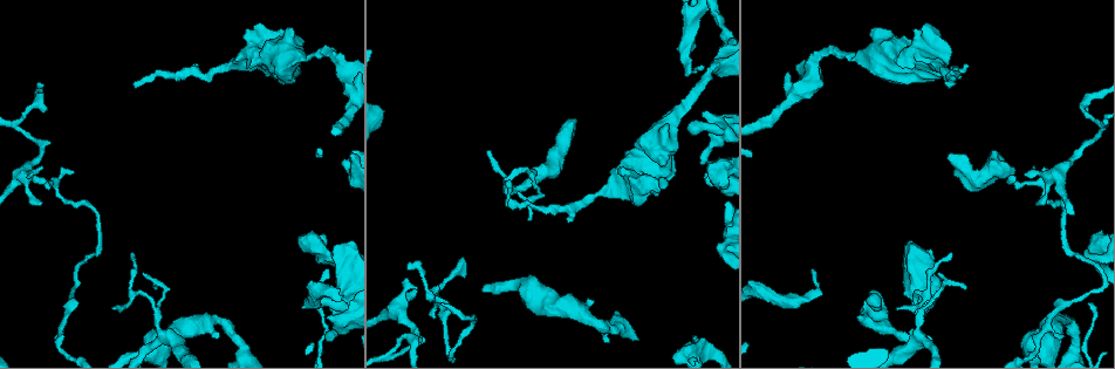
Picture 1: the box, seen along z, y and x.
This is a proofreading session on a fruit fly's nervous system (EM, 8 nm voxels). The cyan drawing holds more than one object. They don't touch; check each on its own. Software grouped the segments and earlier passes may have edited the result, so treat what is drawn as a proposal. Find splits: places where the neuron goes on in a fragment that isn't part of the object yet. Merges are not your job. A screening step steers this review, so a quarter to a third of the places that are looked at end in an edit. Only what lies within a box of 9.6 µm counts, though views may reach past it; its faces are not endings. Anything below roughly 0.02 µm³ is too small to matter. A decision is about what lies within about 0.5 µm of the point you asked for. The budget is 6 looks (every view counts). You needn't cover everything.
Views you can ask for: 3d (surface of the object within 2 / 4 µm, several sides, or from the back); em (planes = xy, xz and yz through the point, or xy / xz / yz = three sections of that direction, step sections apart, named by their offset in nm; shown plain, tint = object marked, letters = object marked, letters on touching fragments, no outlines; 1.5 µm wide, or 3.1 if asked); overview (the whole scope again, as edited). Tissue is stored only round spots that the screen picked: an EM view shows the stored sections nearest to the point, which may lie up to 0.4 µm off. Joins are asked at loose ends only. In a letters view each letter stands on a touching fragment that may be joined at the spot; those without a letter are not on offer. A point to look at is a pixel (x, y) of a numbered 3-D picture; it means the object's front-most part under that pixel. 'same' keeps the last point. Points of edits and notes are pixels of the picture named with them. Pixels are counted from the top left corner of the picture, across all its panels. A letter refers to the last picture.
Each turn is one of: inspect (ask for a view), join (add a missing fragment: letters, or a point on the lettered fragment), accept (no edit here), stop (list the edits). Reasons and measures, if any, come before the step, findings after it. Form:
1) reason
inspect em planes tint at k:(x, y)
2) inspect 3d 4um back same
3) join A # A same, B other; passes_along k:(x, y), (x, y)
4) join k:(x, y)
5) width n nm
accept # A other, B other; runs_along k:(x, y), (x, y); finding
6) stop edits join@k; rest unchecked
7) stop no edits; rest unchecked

free end
inspect 3d 4um at 1:(487, 151)

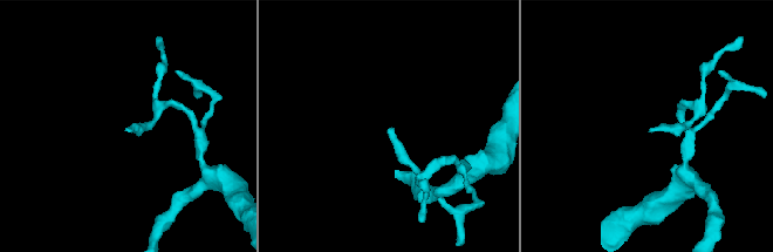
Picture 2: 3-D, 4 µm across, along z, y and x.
inspect em planes letters at 2:(128, 130)

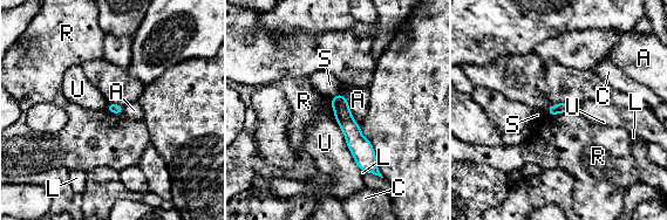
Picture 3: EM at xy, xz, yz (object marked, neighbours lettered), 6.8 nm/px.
longest_contact U 400 nm
accept # A other, C other, L other, R other, S other, U other; border 3:(576, 110), (546, 115); none of them fits

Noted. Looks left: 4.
an open end
inspect 3d 2um at 1:(906, 340)

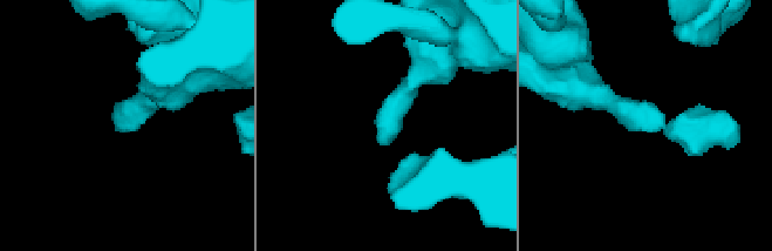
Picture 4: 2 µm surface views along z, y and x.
inspect em yz step 4 tint at 4:(660, 128)

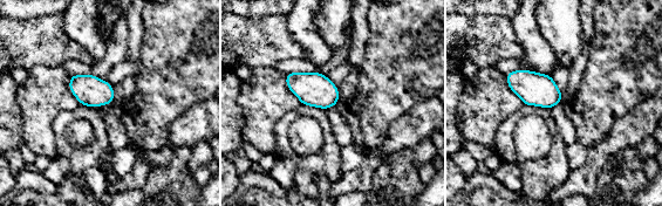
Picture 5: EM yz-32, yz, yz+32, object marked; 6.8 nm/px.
inspect em planes letters same

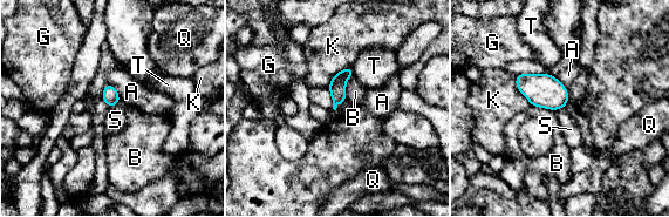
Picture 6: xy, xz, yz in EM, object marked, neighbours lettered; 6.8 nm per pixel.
longest_contact K 240 nm
accept # A other, B other, G other, K other, Q other, S other, T other; no lettered fragment goes on from it

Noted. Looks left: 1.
tapers out
inspect em planes letters at 1:(953, 83)

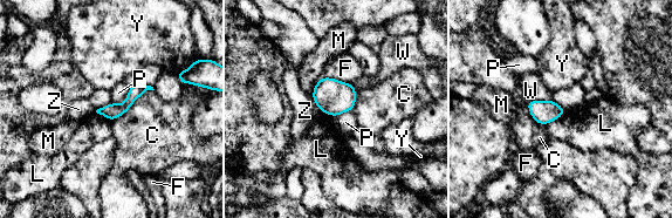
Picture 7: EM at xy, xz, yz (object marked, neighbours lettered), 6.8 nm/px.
longest_contact C 360 nm
accept # C other, F other, L other, M other, P other, W other, Y other, Z other; runs_along 7:(144, 87), (121, 109), (102, 111); no lettered fragment goes on from it

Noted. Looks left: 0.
stop no edits; rest unchecked

